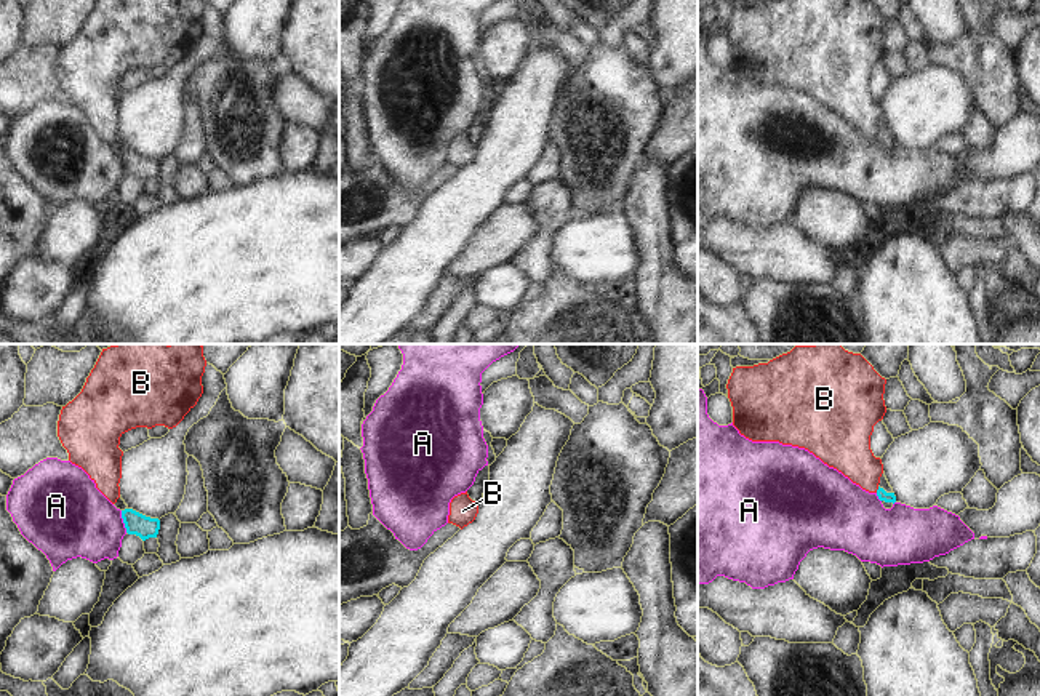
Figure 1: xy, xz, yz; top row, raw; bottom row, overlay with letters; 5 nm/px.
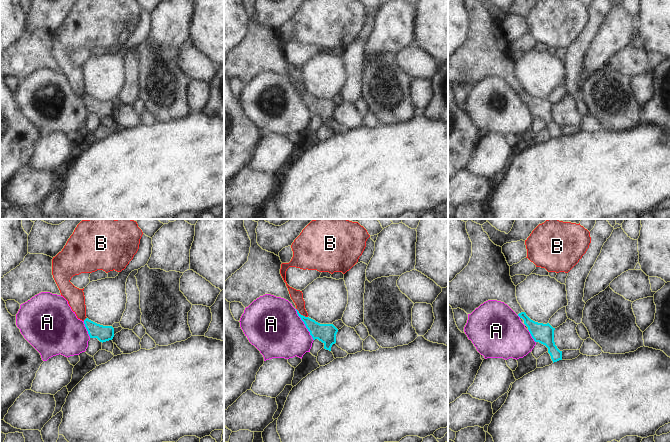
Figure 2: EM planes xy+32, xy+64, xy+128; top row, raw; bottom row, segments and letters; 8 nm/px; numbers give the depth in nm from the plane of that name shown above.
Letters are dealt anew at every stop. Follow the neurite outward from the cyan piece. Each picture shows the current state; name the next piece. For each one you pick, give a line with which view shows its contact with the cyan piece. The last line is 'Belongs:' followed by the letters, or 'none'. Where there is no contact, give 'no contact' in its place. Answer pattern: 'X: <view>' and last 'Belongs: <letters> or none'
Belongs: none

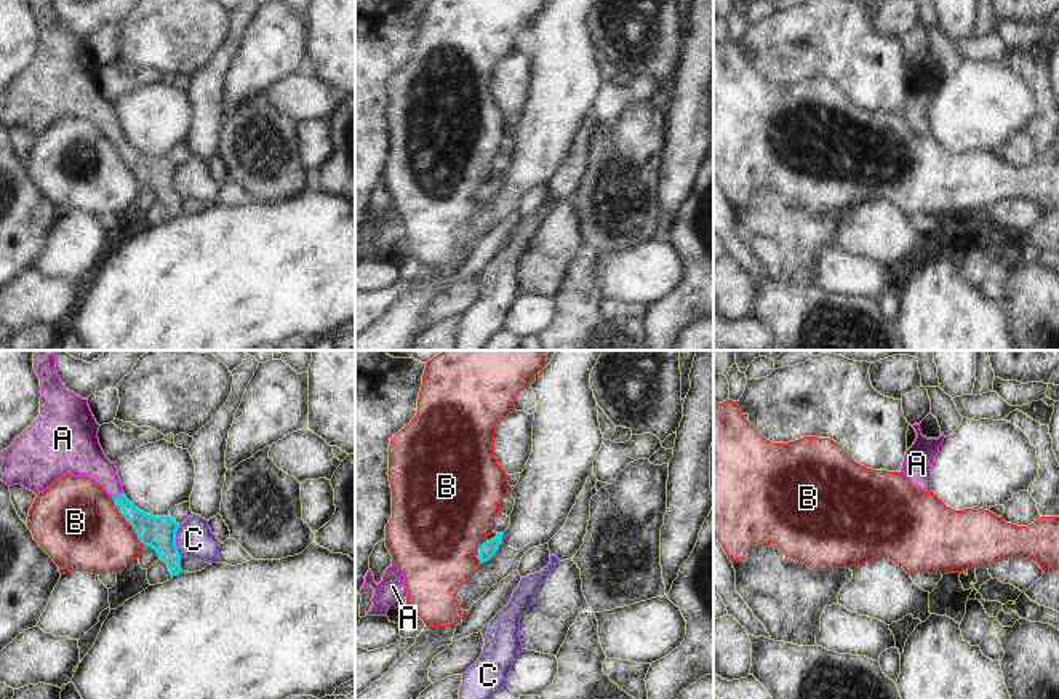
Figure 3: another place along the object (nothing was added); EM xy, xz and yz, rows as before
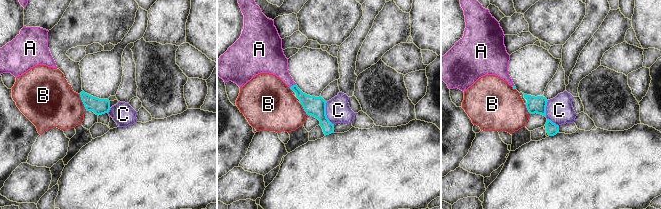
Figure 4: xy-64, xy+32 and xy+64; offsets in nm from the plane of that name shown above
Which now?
A: xy
Belongs: A

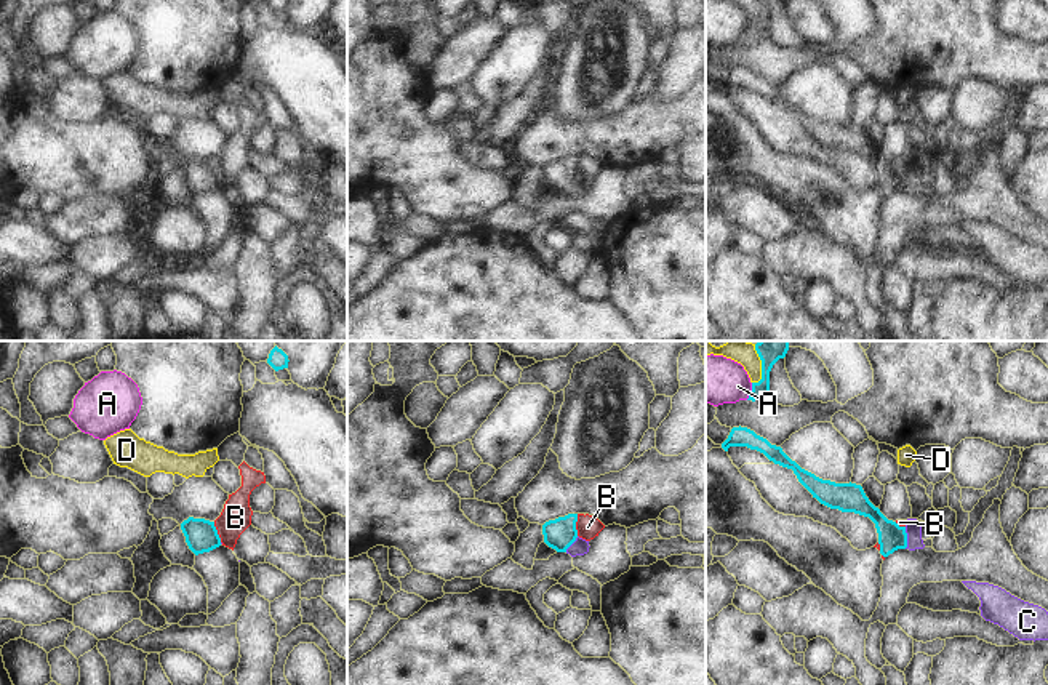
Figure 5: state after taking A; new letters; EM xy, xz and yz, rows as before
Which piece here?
C: yz
Belongs: C

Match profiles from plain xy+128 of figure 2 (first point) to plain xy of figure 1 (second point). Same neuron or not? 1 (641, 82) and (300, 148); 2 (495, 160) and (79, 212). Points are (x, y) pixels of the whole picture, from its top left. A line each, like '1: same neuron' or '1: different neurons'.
1: same neuron
2: same neuron

